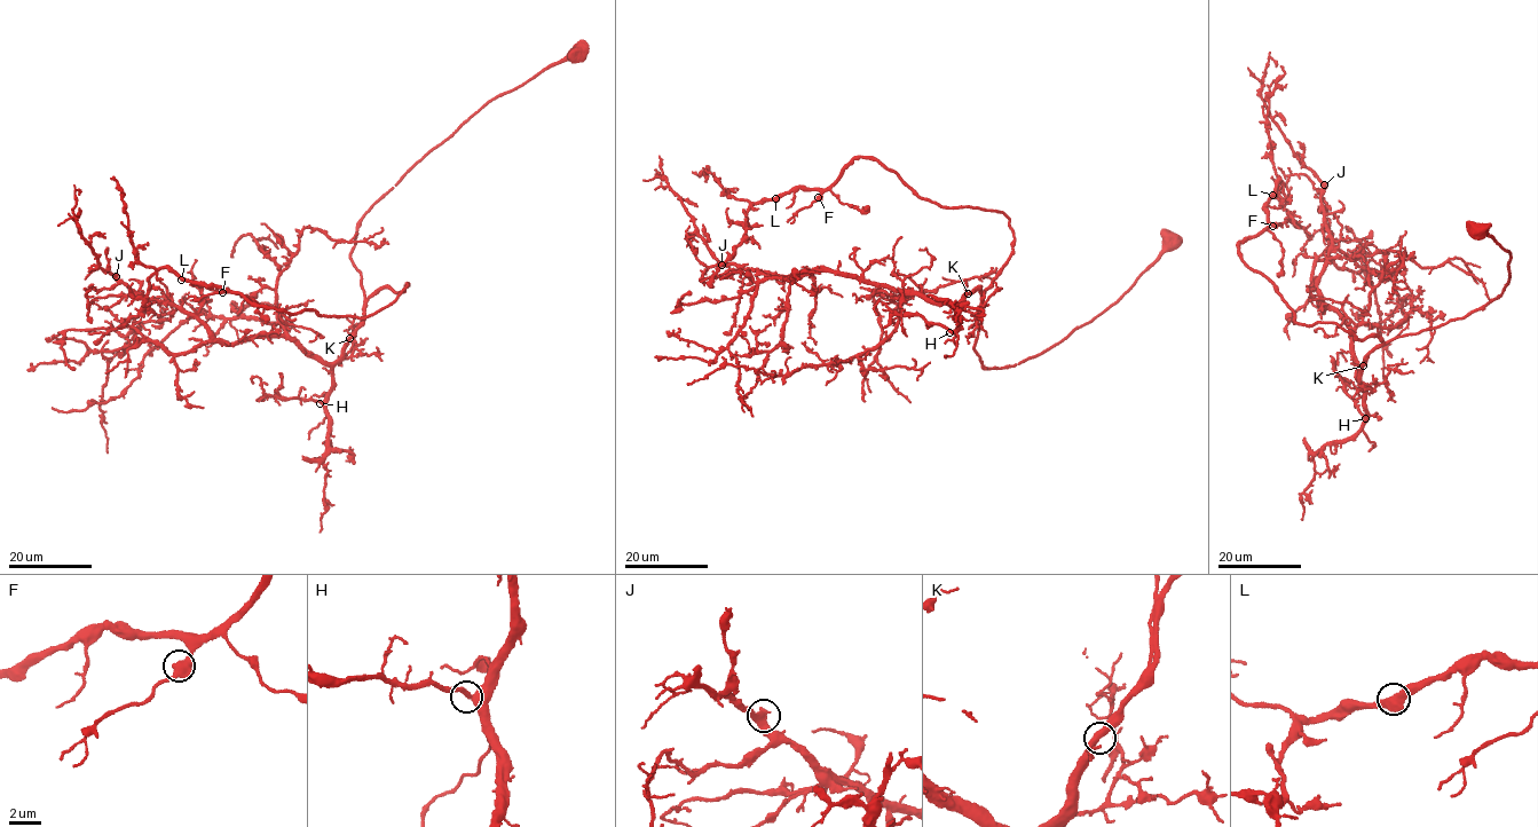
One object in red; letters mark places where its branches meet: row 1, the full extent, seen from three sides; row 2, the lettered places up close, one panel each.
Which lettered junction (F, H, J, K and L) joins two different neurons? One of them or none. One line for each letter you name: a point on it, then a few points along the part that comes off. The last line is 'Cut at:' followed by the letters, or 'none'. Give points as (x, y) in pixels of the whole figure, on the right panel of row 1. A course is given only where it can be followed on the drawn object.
Cut at: none

